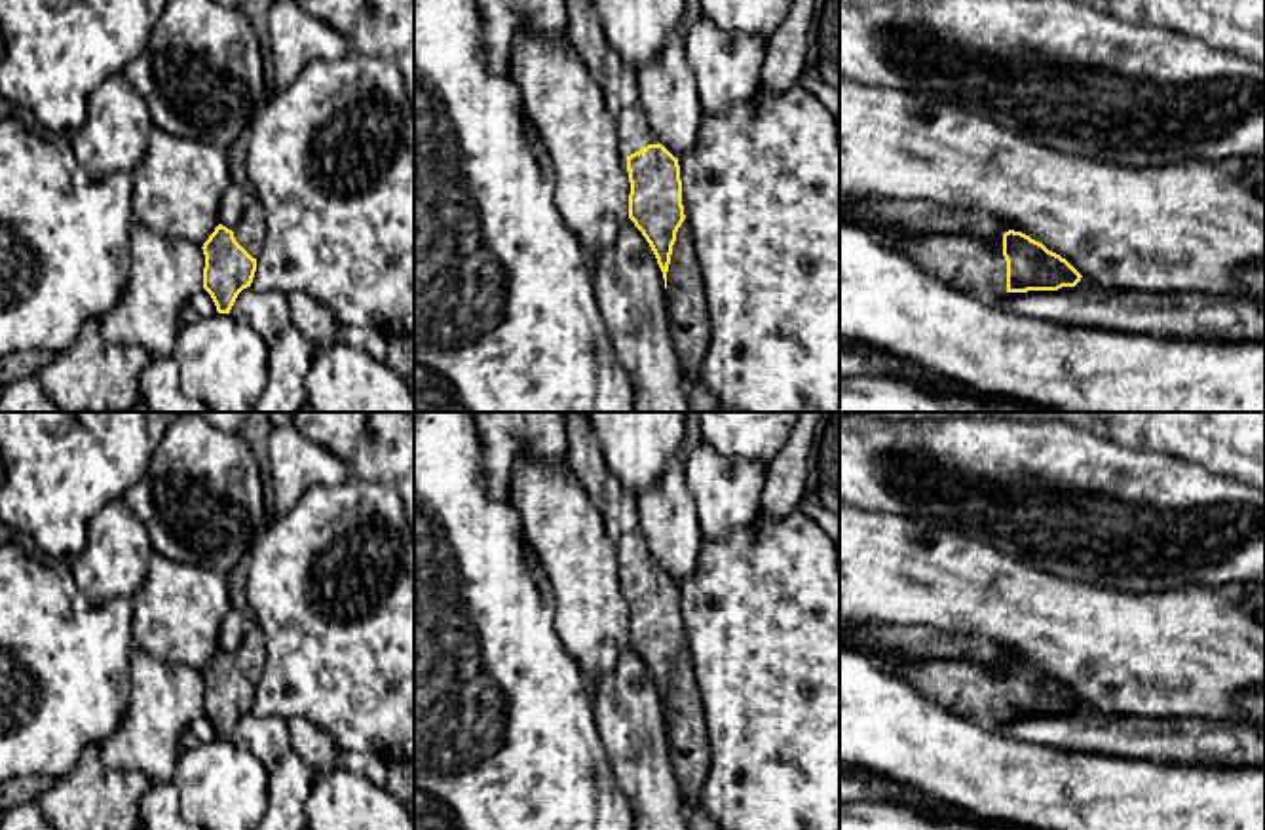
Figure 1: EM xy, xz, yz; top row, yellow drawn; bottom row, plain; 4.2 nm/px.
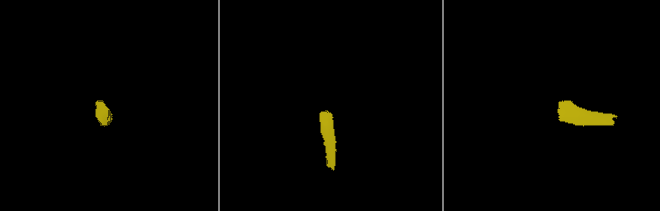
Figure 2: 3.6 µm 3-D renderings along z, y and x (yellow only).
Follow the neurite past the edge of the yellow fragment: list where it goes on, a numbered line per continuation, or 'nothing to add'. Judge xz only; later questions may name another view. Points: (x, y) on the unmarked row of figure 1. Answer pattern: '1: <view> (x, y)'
1: xz (618, 504)

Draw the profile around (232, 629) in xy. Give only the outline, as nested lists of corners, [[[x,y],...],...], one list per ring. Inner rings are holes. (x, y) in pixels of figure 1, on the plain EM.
[[[230,610],[220,625],[218,650],[226,651],[228,655],[234,655],[241,646],[245,627],[247,623],[243,615],[237,610]]]

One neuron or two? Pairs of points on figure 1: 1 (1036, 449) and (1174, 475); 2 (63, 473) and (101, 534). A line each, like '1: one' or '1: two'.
1: one
2: two

